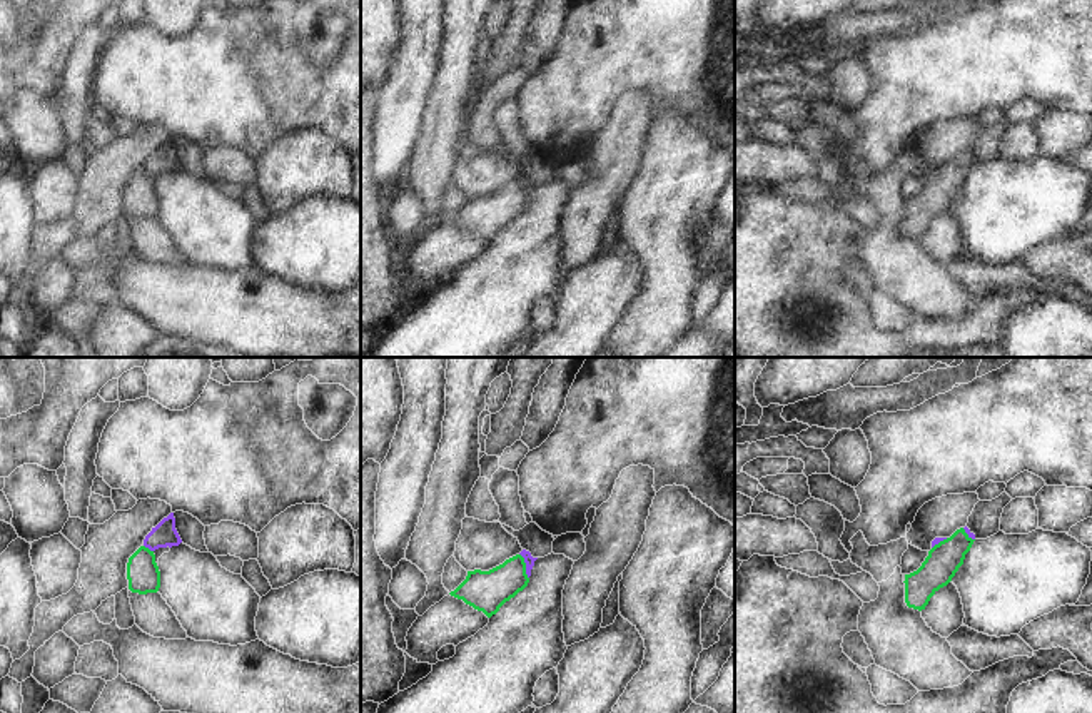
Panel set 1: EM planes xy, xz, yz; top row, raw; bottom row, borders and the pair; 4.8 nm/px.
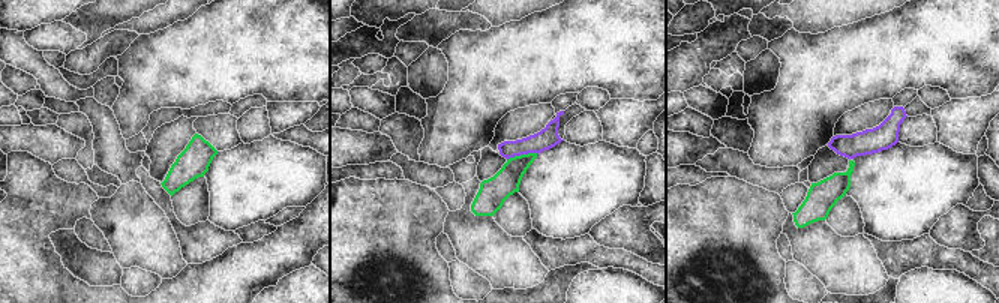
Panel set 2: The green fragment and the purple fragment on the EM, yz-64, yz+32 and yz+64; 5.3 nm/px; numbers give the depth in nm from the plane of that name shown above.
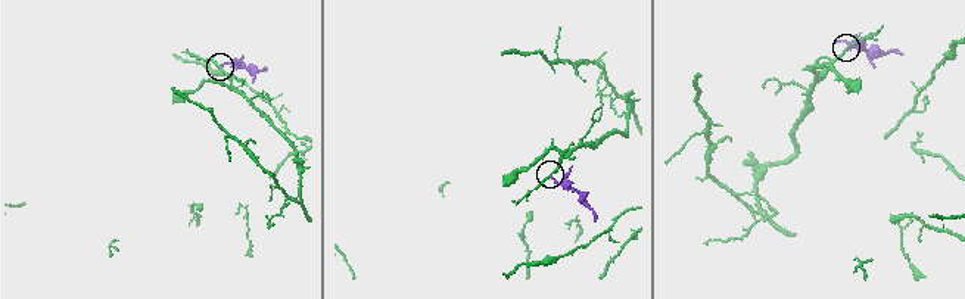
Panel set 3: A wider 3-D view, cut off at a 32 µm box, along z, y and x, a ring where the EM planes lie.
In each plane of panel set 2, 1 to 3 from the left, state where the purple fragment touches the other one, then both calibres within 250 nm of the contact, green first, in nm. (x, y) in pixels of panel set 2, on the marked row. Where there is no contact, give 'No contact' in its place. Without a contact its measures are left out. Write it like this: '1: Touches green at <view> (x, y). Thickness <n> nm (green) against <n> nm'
1: No contact
2: Touches green at yz+32 (522, 155). Thickness 150 nm (green) against 110 nm
3: No contact

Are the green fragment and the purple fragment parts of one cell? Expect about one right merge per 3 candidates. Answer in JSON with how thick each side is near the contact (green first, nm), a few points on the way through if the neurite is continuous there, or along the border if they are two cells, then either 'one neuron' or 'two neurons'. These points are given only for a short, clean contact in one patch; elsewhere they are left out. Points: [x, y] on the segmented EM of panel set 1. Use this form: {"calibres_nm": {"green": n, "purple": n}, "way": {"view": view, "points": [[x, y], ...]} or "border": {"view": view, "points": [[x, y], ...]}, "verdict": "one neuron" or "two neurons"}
{"calibres_nm": {"green": 200, "purple": 50}, "border": {"view": "xz", "points": [[520, 553], [528, 578]]}, "verdict": "two neurons"}

